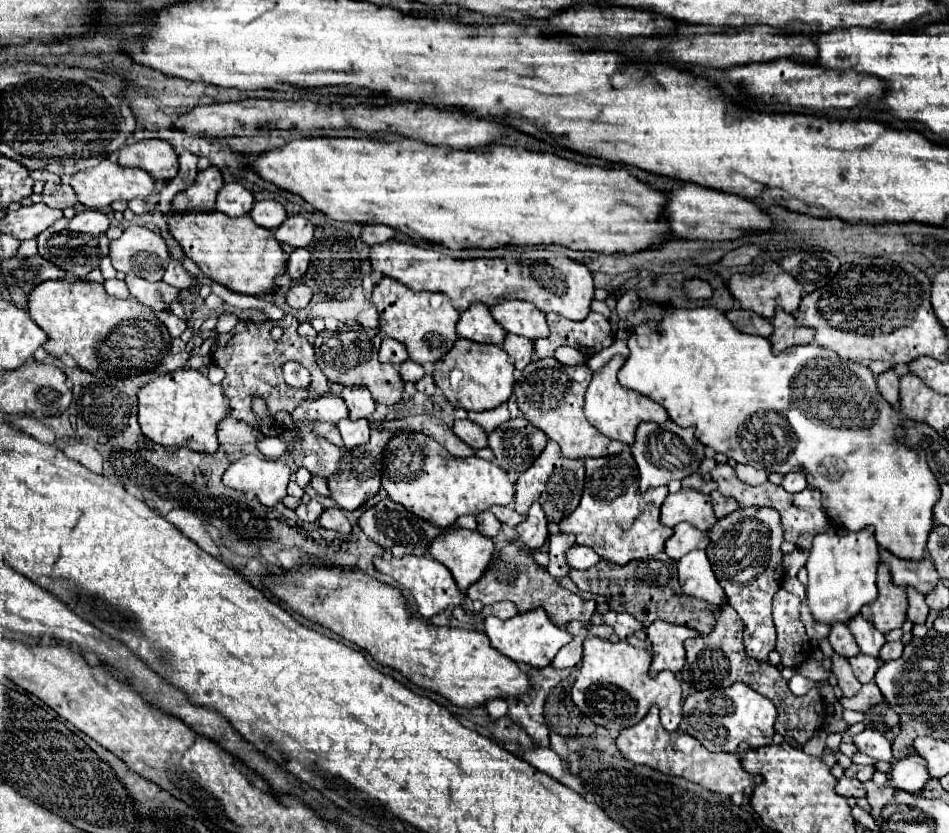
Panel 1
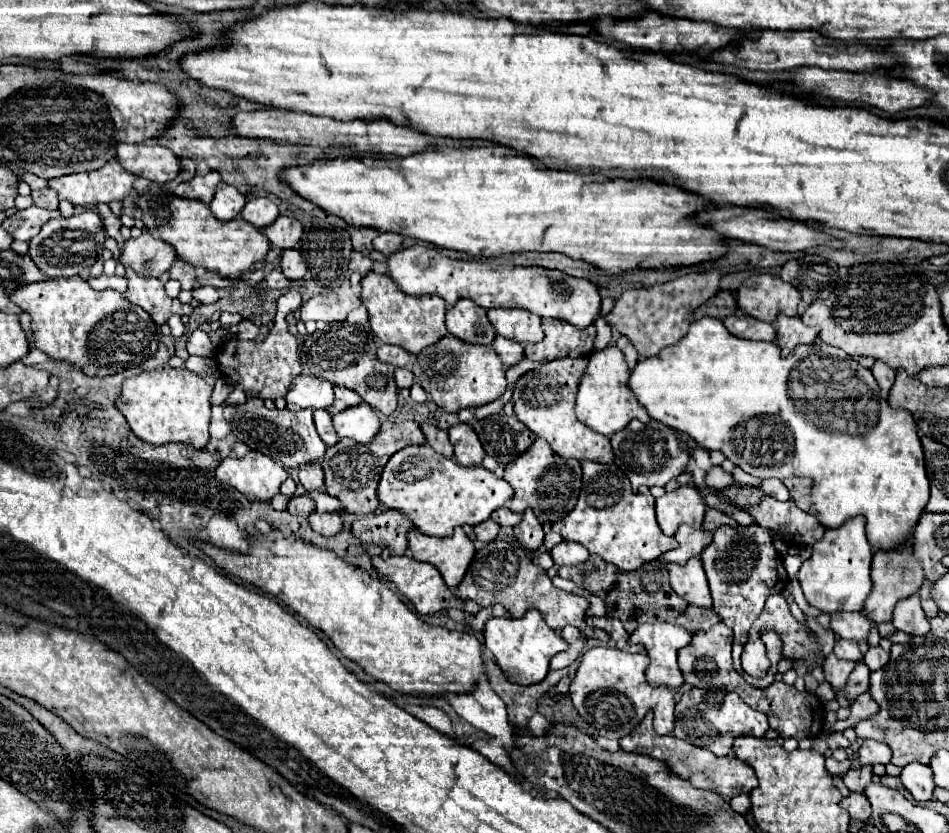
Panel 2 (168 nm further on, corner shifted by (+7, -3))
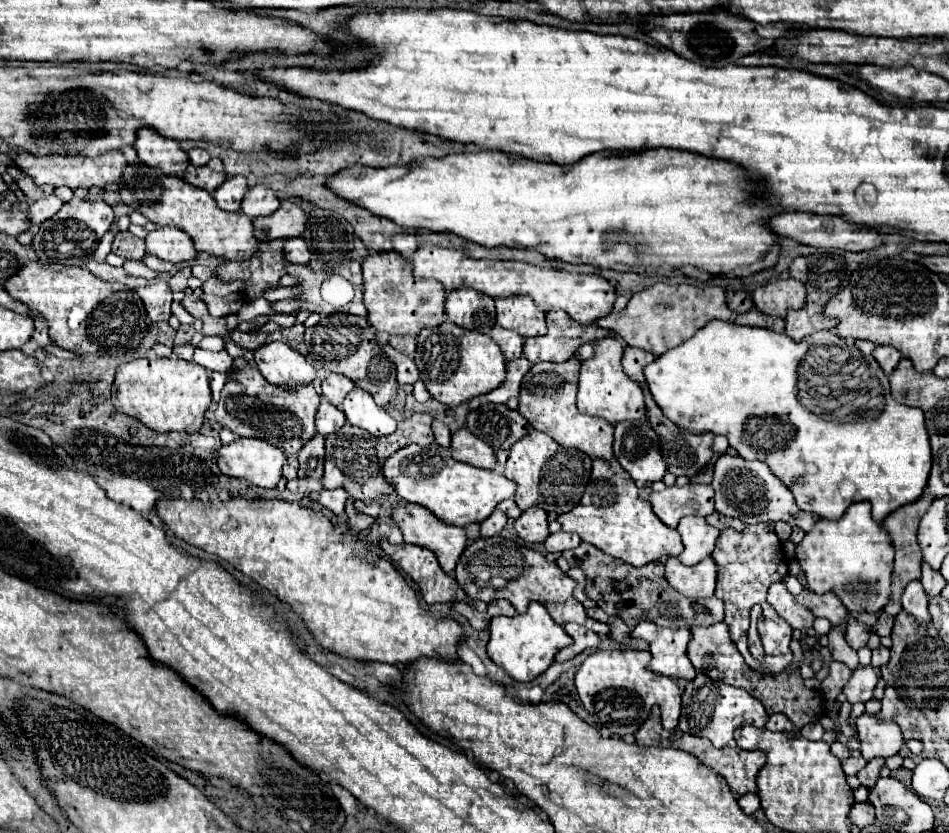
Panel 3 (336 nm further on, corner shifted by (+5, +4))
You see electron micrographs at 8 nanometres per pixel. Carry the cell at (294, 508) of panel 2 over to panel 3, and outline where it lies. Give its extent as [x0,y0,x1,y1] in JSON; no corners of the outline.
[286,478,322,494]

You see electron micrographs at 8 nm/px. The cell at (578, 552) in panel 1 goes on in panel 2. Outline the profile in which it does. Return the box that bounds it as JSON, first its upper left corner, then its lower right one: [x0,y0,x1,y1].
[550,541,588,567]

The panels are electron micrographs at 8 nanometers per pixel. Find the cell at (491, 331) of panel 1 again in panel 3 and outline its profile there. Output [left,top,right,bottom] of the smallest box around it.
[446,288,496,334]

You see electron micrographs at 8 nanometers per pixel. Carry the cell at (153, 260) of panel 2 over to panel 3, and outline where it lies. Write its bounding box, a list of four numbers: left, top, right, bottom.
[146,226,198,264]

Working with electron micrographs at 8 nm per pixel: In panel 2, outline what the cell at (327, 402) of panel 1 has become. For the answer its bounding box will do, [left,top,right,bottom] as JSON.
[286,375,334,411]

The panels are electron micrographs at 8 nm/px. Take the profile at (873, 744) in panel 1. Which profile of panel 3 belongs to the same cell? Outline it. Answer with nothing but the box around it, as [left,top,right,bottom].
[856,714,904,760]

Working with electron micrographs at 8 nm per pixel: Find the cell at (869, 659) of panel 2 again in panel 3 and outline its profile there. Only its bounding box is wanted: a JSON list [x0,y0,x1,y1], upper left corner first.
[872,646,890,670]

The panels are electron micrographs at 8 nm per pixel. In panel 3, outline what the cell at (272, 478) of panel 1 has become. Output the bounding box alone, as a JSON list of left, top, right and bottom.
[216,438,286,488]

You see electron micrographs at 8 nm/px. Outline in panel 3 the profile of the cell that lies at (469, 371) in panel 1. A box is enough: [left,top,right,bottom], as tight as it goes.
[414,320,506,406]

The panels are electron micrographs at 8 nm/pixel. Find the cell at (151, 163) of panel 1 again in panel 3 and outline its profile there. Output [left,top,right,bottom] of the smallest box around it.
[134,126,190,176]

